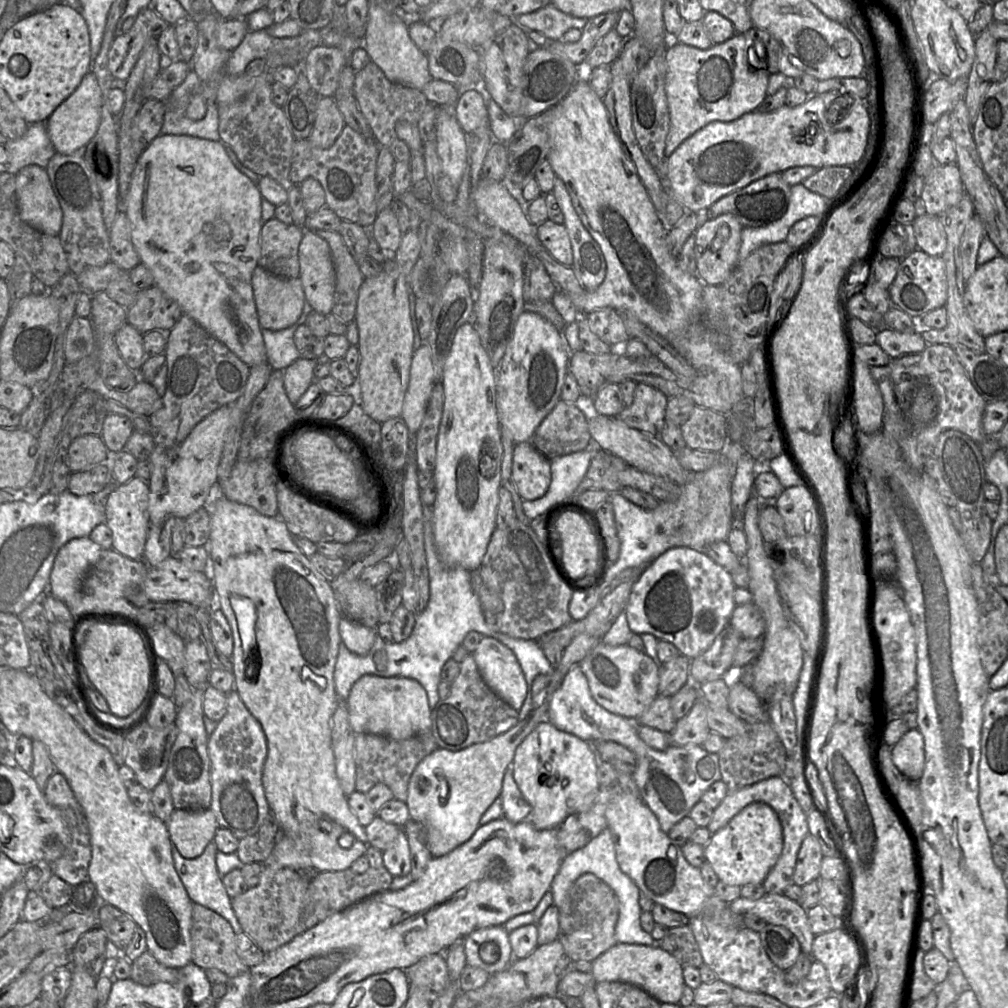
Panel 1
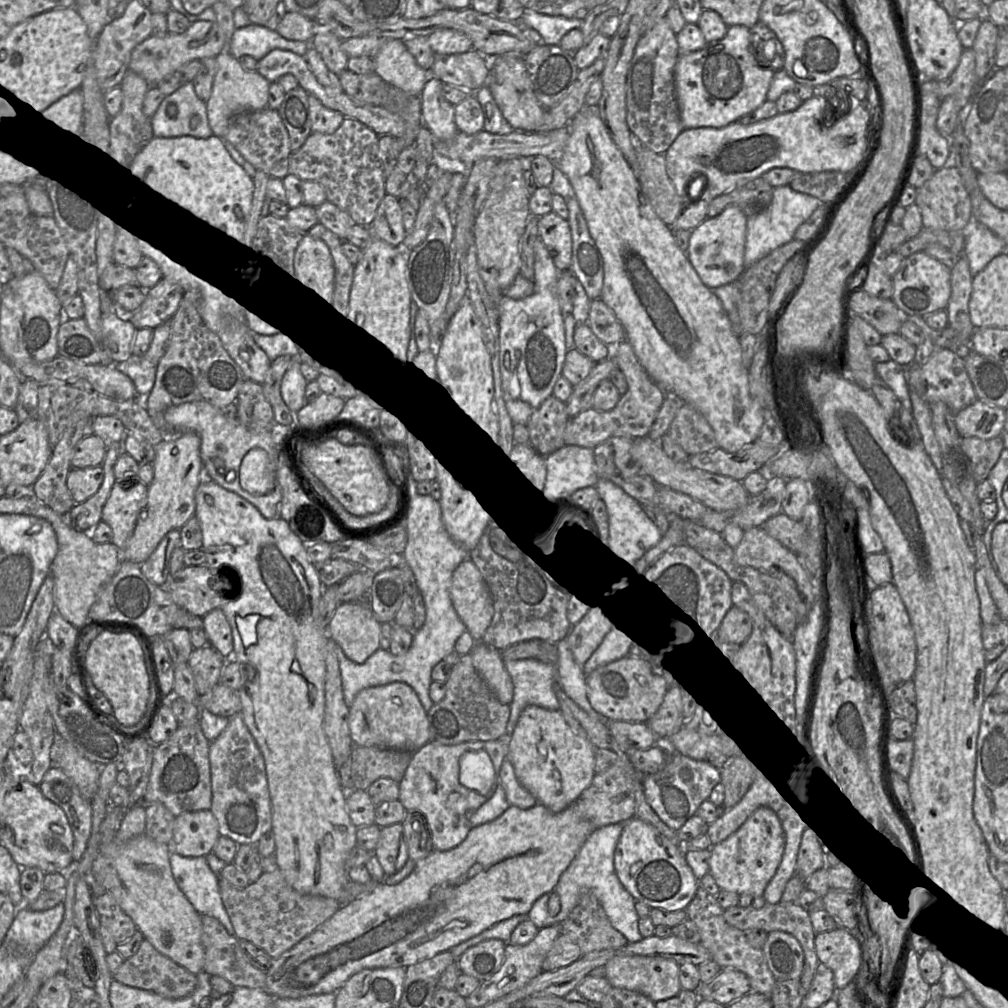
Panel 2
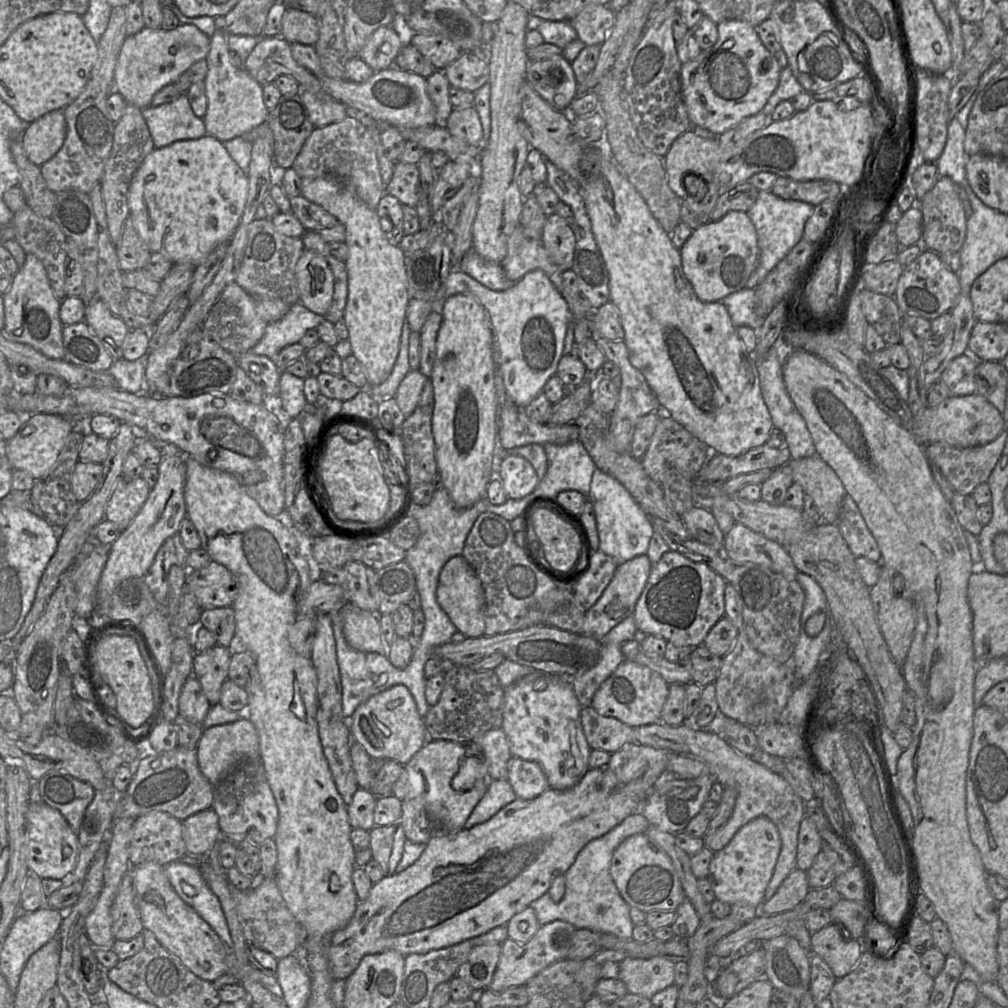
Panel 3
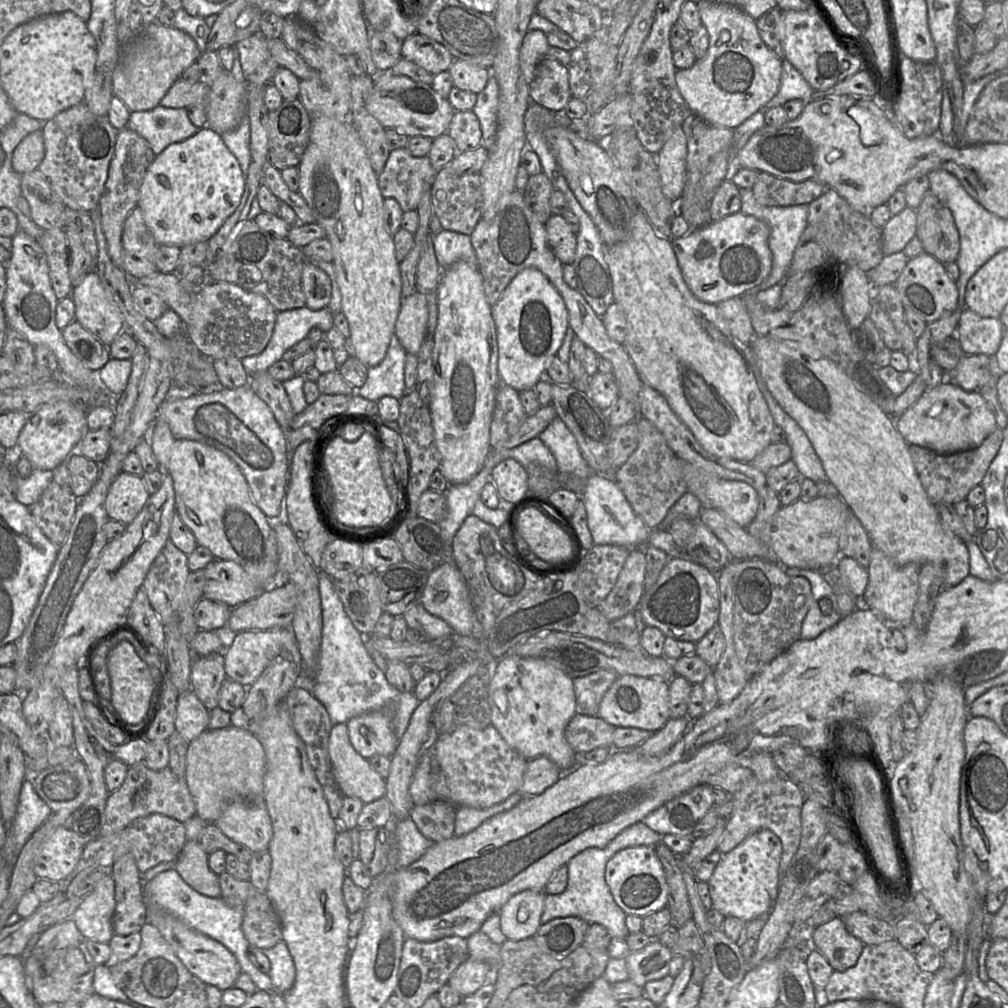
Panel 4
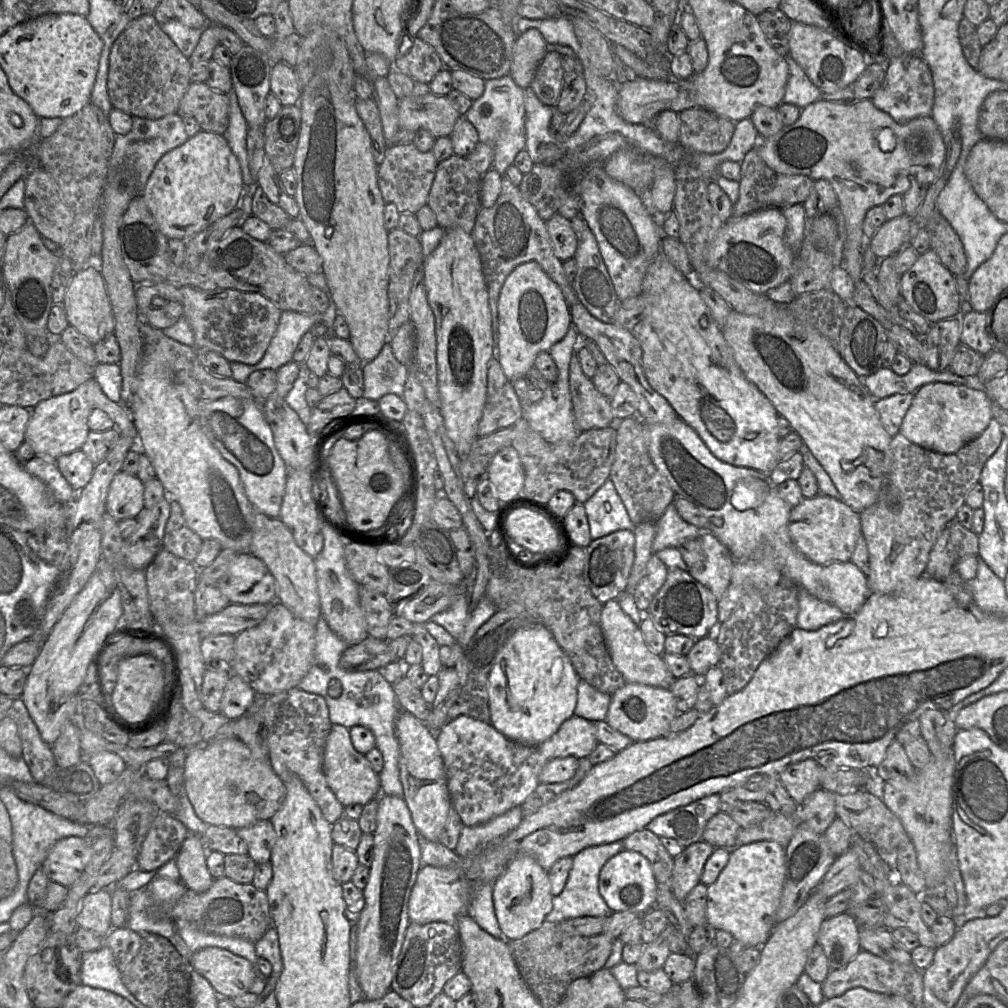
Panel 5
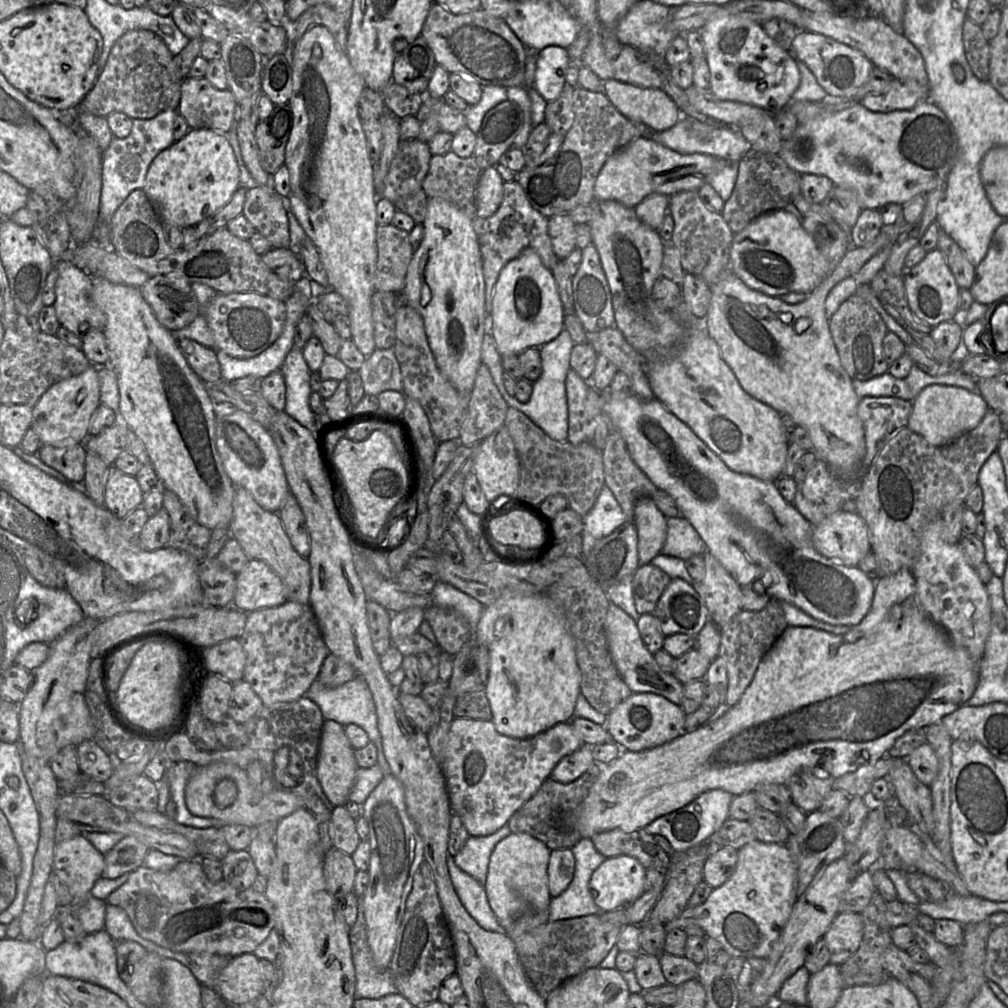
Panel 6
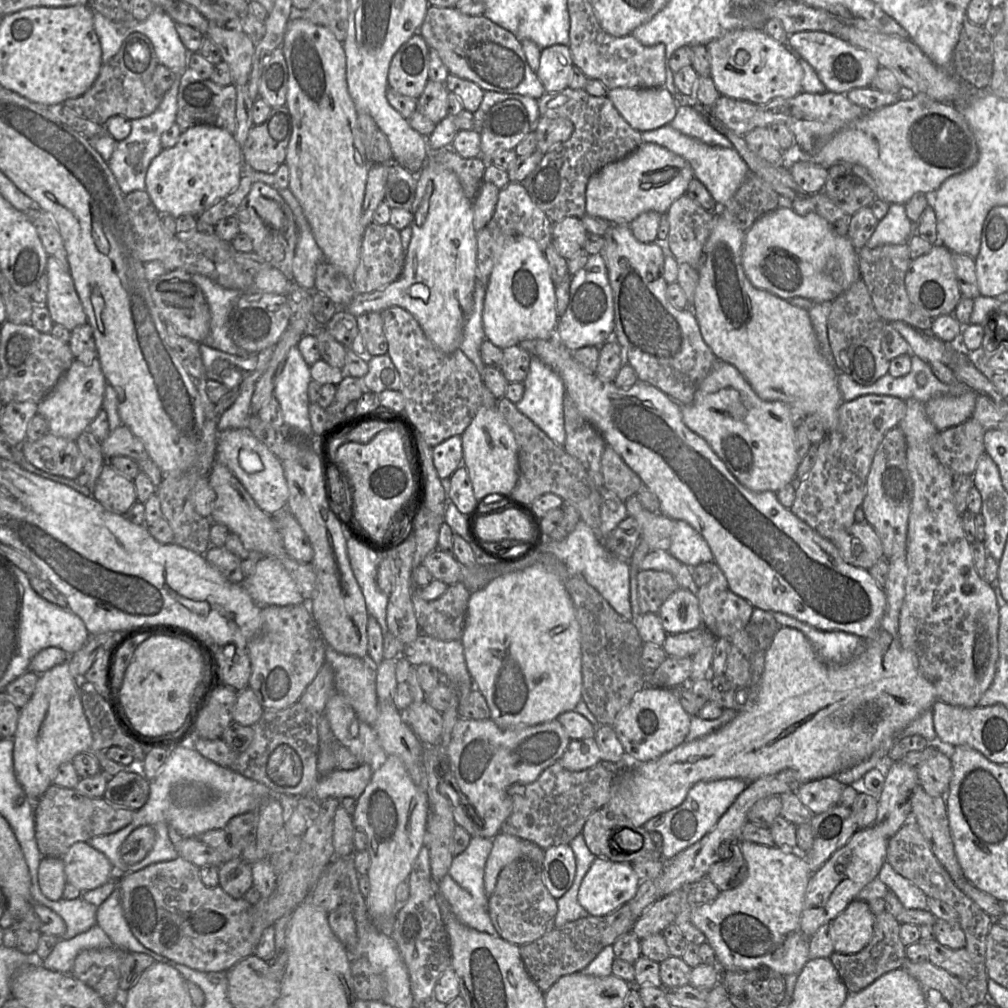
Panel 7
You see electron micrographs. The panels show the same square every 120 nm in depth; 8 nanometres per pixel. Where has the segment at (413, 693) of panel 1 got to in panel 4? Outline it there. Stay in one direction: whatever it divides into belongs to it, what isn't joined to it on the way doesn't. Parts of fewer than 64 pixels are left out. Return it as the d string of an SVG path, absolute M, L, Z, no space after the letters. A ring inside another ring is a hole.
M387 709L359 715L346 725L353 748L367 760L377 755L392 757L399 745L391 712Z

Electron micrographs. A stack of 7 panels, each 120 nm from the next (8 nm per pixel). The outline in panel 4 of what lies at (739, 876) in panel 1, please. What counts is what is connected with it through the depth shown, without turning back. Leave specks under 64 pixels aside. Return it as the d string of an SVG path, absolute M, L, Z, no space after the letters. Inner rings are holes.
M768 829L749 835L734 849L722 854L707 882L712 908L725 917L736 917L745 922L769 914L778 896L781 854L781 840Z

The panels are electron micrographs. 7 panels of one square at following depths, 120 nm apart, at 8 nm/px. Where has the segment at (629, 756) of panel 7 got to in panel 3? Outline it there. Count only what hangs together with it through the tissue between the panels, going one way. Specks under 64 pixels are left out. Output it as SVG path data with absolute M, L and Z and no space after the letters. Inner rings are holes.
M625 659L596 691L591 707L602 716L616 718L634 728L660 722L661 711L668 696L669 684L659 673Z

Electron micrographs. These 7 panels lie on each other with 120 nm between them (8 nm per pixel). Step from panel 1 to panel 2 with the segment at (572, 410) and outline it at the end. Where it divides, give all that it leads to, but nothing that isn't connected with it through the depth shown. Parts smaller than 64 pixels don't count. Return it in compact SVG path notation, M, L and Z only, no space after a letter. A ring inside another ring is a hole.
M554 396L546 398L527 422L531 447L542 456L564 447L568 420L565 403Z

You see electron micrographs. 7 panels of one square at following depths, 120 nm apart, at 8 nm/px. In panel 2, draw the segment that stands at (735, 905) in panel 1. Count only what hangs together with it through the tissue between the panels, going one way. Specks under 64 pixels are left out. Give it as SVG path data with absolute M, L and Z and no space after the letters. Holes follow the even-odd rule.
M780 901L779 903L776 904L765 903L765 905L760 909L753 909L751 907L744 908L740 907L739 905L736 905L726 909L724 911L723 916L730 926L733 926L744 932L753 929L761 929L767 933L779 930L794 936L800 943L804 954L804 967L802 975L800 977L800 983L803 990L806 993L808 992L815 974L815 970L819 962L818 957L816 955L814 944L816 933L813 930L809 918L809 912L807 912L800 906L795 905L793 902Z

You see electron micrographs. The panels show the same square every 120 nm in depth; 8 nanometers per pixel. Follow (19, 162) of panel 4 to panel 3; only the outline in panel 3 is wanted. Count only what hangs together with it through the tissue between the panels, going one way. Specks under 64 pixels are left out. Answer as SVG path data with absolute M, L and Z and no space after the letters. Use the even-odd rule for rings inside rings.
M64 109L51 111L29 123L23 135L23 148L37 166L50 160L62 147L66 137Z

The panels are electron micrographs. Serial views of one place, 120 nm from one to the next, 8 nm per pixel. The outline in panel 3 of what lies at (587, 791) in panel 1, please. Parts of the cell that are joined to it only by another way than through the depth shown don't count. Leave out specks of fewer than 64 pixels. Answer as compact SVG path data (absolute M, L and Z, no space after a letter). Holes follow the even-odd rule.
M534 671L513 685L504 688L503 723L509 749L513 757L538 763L544 770L549 789L567 790L577 785L590 769L589 757L592 748L587 742L581 724L579 704L571 682L557 675Z

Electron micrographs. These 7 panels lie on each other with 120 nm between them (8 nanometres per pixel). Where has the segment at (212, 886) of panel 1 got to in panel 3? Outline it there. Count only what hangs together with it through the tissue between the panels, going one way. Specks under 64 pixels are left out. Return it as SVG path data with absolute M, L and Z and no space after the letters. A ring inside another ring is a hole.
M170 862L165 874L178 896L211 927L228 949L233 941L218 897L205 882L197 864Z

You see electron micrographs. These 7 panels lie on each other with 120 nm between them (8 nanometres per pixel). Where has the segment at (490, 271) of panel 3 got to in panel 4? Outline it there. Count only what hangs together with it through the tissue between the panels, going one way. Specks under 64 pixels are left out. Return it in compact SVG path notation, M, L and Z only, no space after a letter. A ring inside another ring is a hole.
M442 229L432 241L441 268L448 268L459 260L477 263L469 235Z

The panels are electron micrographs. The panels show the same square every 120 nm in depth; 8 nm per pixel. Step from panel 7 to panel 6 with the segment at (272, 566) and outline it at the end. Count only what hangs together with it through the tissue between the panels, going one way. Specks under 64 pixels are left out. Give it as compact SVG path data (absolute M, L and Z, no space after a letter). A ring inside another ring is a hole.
M249 559L245 567L236 574L236 589L232 602L235 608L249 613L259 609L277 607L288 600L281 579L264 561Z

